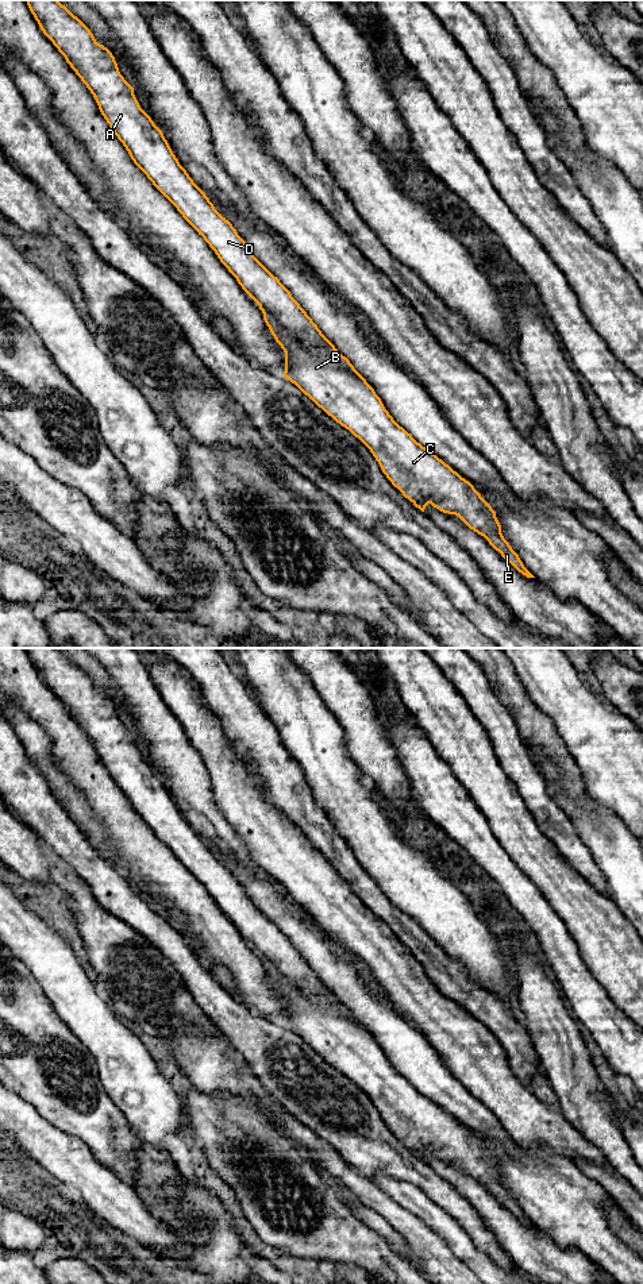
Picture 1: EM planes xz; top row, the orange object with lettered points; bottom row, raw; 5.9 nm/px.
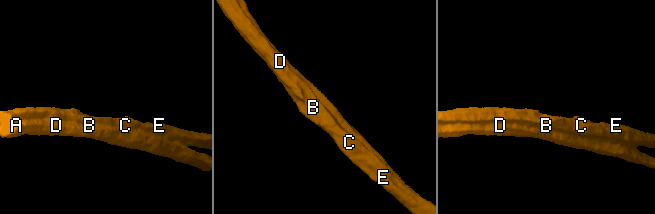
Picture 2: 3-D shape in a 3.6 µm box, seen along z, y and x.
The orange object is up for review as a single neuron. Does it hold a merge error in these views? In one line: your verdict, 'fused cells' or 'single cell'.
single cell

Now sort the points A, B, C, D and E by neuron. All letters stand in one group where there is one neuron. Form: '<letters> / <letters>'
A B C D E

